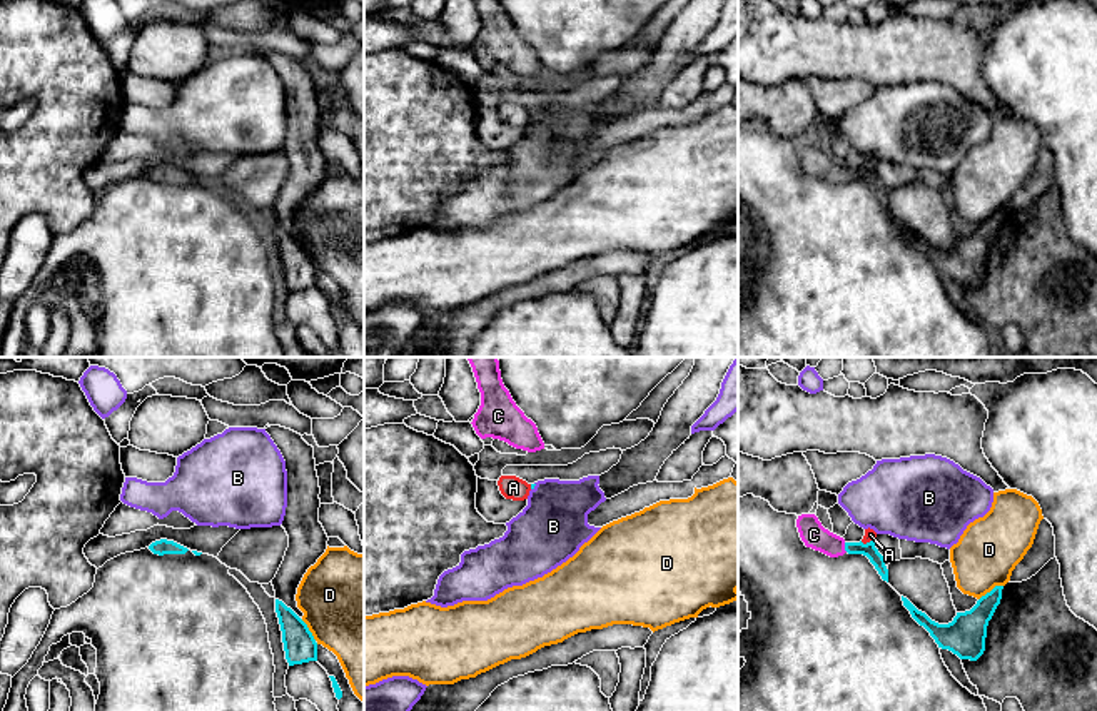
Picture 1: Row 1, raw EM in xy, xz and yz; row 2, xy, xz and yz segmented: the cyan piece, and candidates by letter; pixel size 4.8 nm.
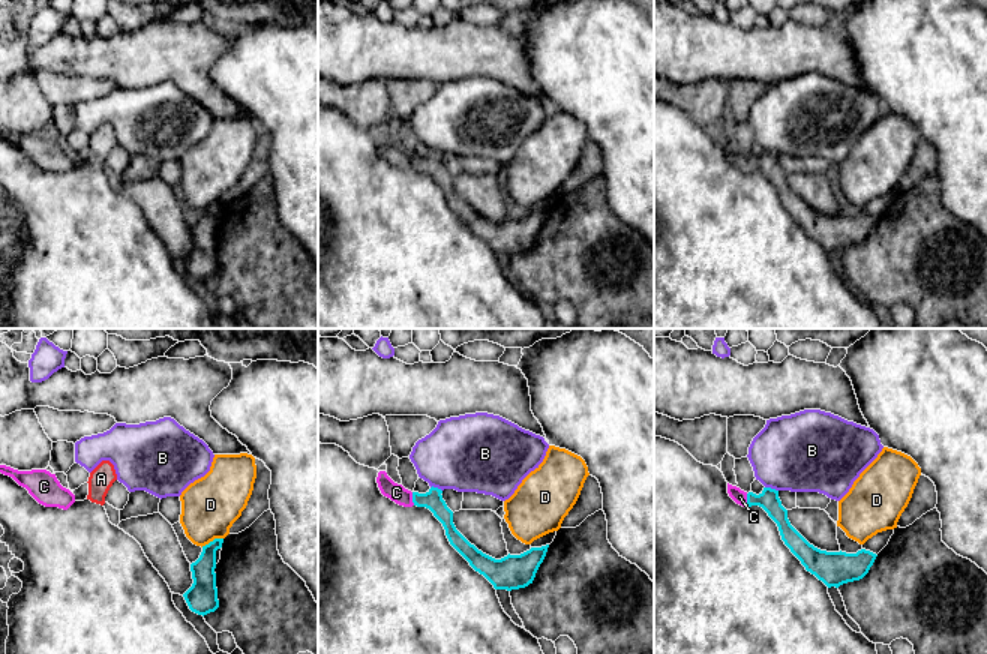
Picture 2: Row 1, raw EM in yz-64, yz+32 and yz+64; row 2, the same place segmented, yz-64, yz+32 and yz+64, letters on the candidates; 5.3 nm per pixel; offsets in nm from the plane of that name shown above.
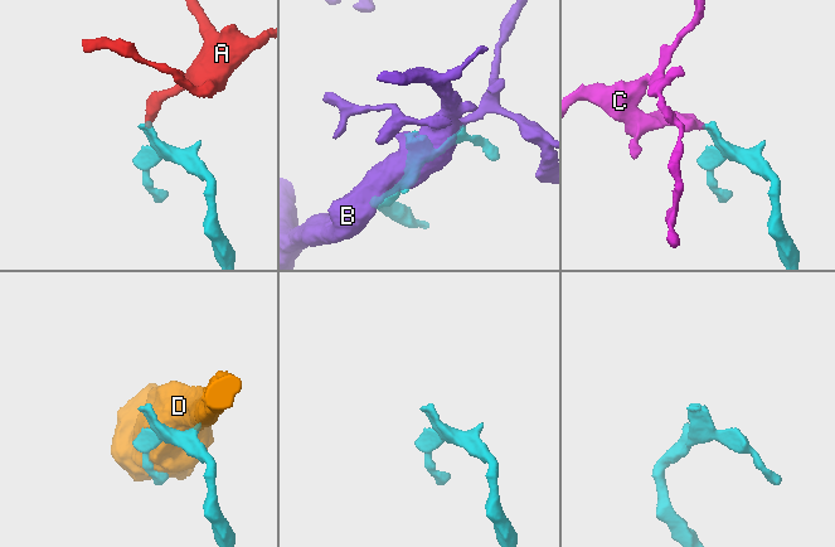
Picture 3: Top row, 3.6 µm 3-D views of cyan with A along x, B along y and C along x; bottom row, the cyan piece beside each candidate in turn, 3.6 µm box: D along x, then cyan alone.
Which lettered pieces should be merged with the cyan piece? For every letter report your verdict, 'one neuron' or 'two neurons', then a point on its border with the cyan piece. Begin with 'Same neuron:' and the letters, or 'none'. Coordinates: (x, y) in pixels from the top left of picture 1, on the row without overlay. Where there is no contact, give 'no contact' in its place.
Same neuron: C
A: two neurons; meets cyan in yz at (867, 169)
B: two neurons; meets cyan in xz at (535, 110)
C: one neuron; meets cyan in yz at (845, 174)
D: two neurons; meets cyan in yz at (992, 216)

